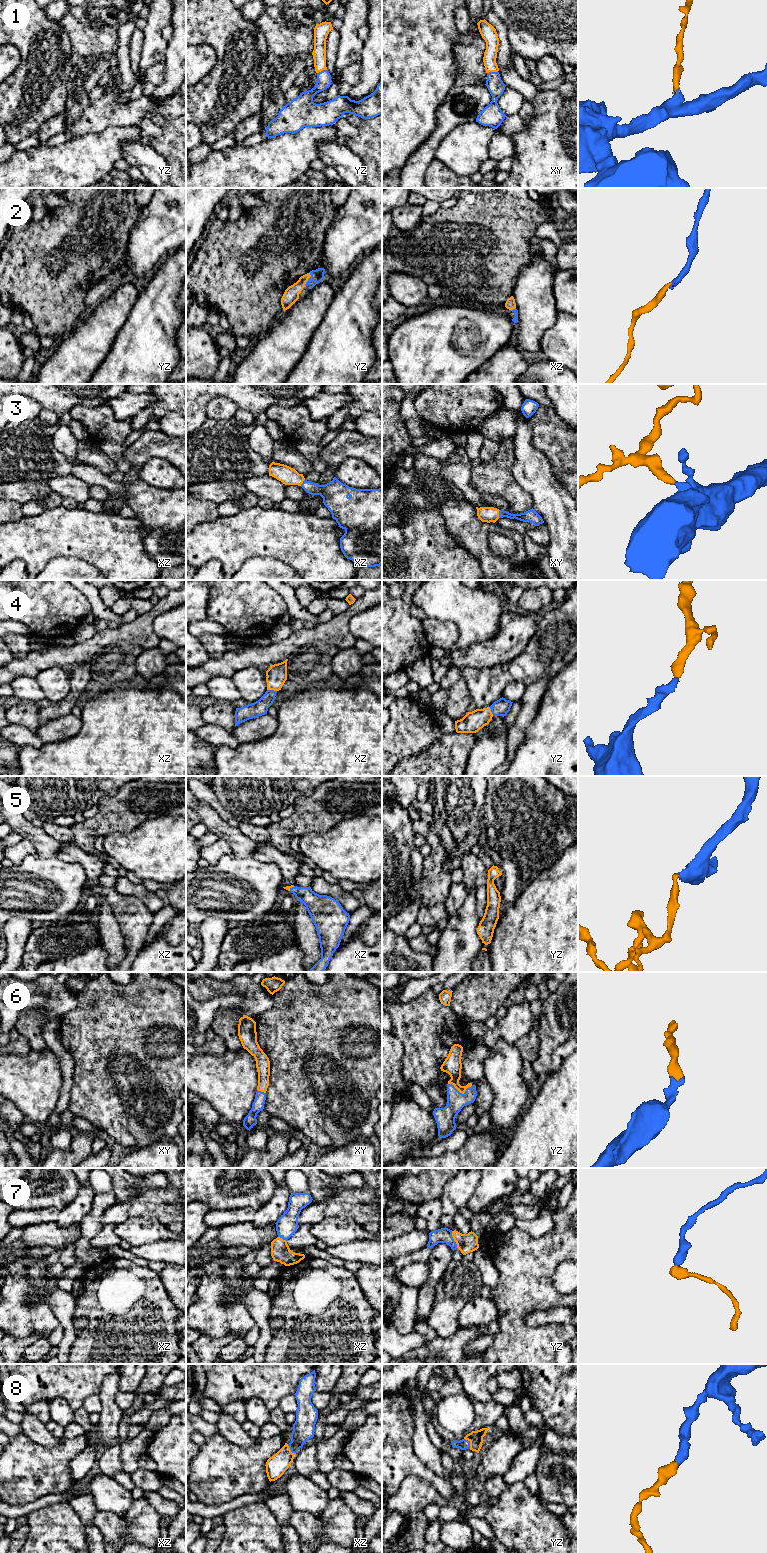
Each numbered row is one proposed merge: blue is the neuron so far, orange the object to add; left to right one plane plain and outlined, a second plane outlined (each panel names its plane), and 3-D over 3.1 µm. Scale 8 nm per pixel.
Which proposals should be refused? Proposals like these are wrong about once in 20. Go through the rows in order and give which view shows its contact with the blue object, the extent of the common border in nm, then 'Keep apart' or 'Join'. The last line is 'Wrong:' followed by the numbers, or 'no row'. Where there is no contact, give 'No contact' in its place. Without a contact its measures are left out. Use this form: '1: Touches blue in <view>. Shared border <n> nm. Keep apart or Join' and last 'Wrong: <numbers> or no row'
1: Touches blue in xy. Shared border 90 nm. Join
2: Touches blue in yz. Shared border 120 nm. Join
3: Touches blue in xy. Shared border 70 nm. Join
4: Touches blue in xz. Shared border 80 nm. Join
5: Touches blue in xz. Shared border 60 nm. Join
6: Touches blue in yz. Shared border 200 nm. Join
7: Touches blue in yz. Shared border 160 nm. Join
8: Touches blue in yz. Shared border 100 nm. Join
Wrong: no row

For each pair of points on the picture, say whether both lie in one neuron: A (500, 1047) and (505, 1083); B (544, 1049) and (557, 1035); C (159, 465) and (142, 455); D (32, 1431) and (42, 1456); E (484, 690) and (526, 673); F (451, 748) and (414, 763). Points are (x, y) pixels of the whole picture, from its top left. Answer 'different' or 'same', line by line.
A: same
B: same
C: different
D: different
E: same
F: same

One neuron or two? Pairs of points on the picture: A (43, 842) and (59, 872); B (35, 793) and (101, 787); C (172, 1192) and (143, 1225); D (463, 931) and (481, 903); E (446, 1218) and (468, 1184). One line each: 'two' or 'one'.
A: two
B: one
C: two
D: two
E: one

